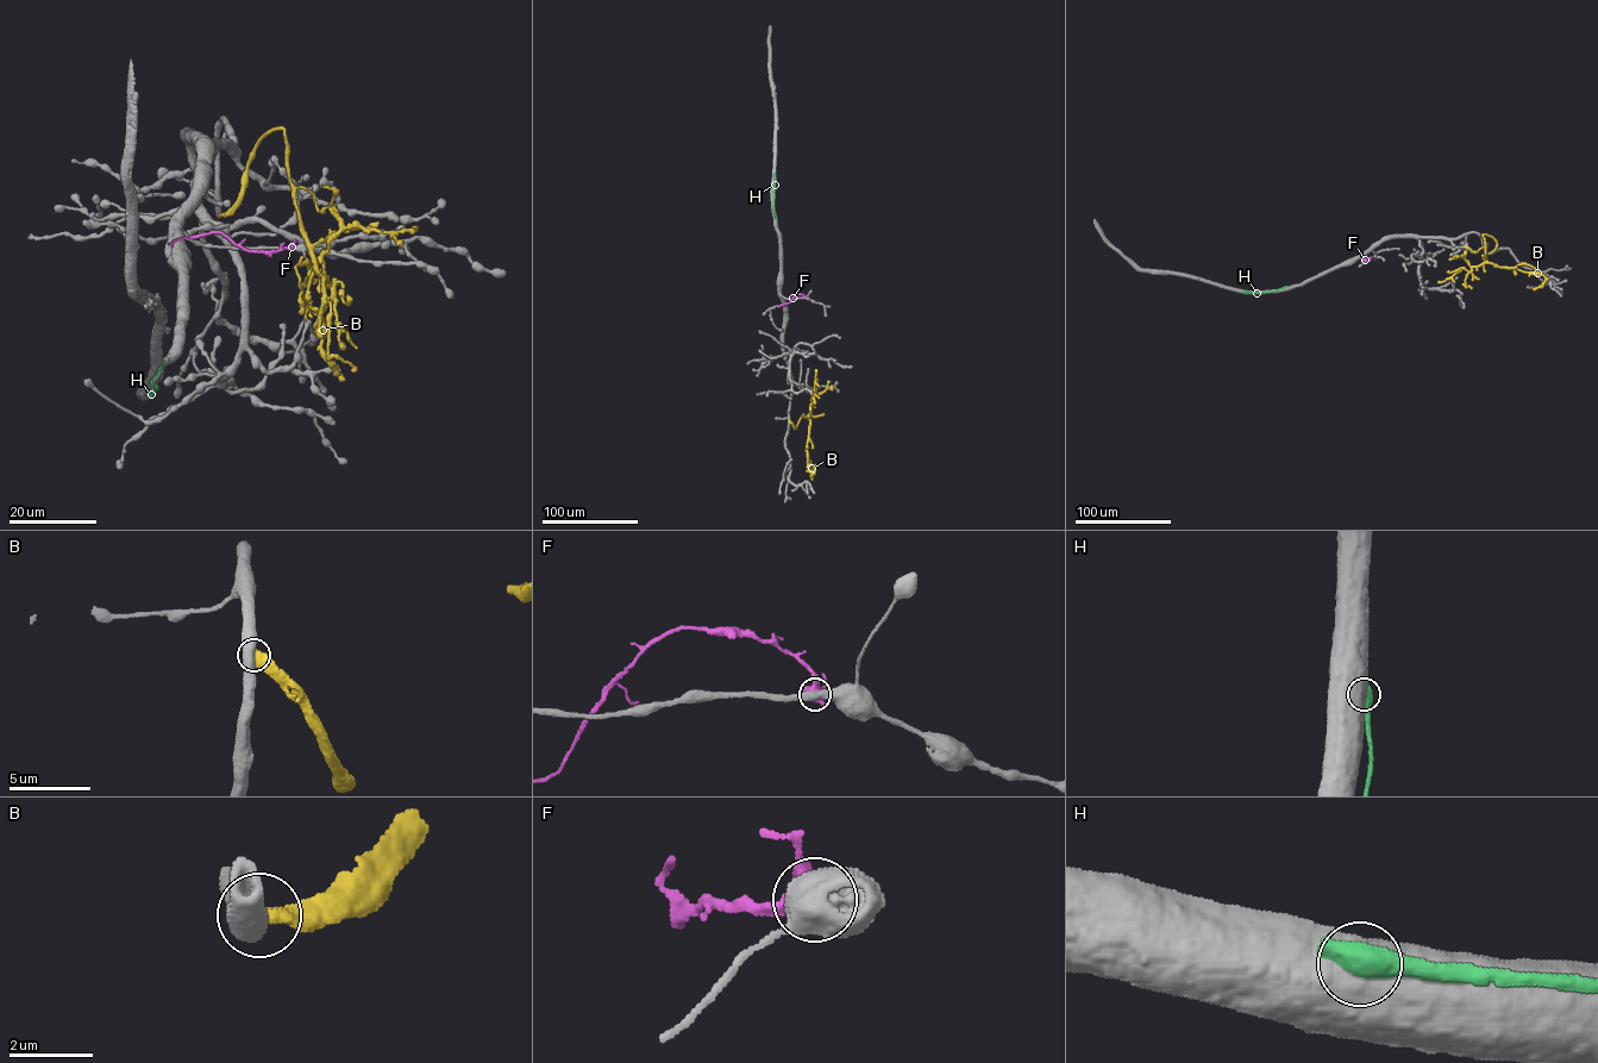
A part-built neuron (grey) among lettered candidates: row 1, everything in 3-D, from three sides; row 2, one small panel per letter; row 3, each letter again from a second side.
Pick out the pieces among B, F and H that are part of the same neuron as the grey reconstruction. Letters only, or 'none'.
none

